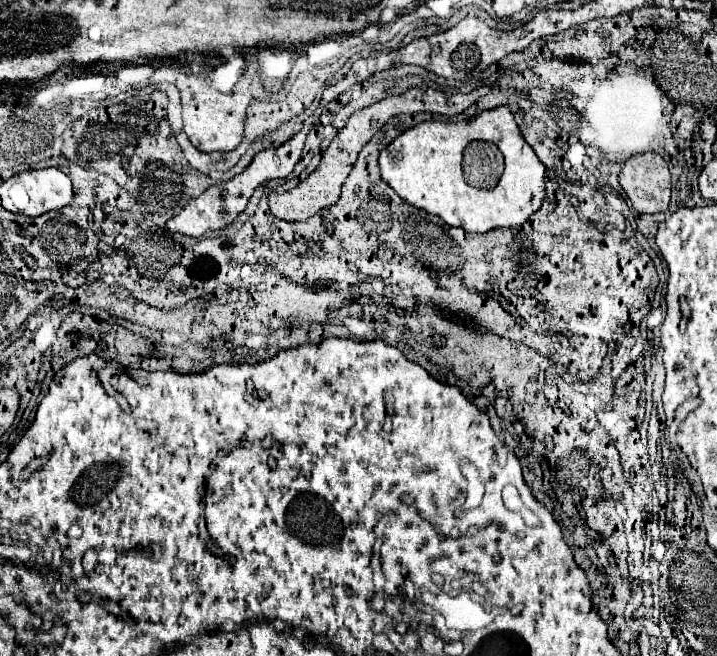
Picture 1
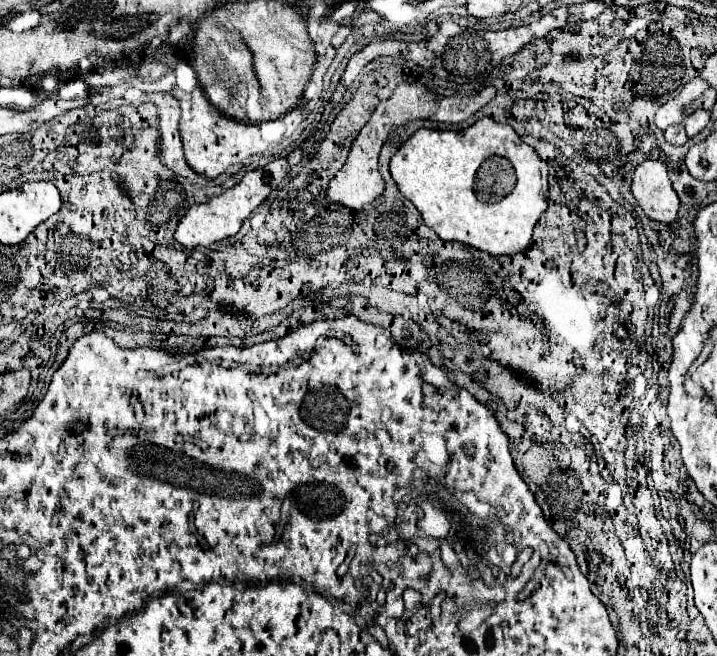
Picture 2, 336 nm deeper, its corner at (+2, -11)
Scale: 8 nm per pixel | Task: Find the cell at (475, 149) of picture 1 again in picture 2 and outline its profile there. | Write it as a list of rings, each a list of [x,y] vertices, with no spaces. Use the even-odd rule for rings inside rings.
[[[481,118],[465,130],[417,130],[391,158],[391,176],[401,194],[415,204],[423,222],[441,238],[469,244],[493,256],[513,256],[527,248],[533,226],[547,210],[549,166],[521,142],[509,124]]]

